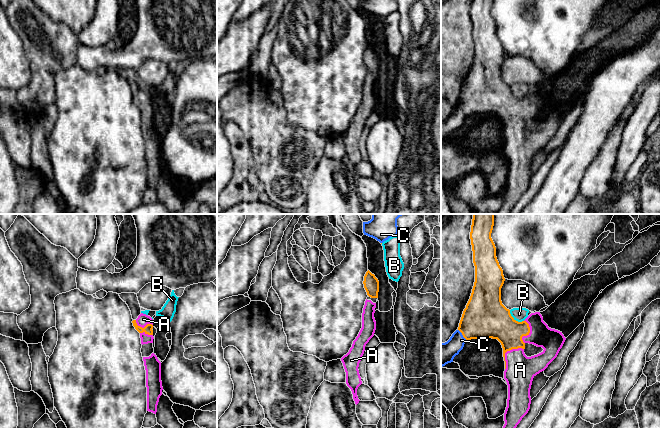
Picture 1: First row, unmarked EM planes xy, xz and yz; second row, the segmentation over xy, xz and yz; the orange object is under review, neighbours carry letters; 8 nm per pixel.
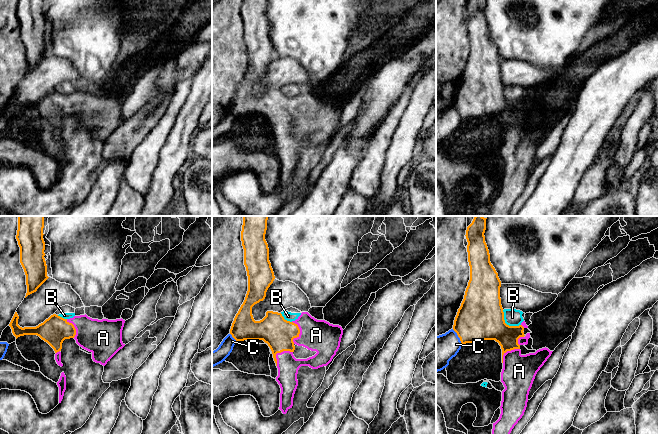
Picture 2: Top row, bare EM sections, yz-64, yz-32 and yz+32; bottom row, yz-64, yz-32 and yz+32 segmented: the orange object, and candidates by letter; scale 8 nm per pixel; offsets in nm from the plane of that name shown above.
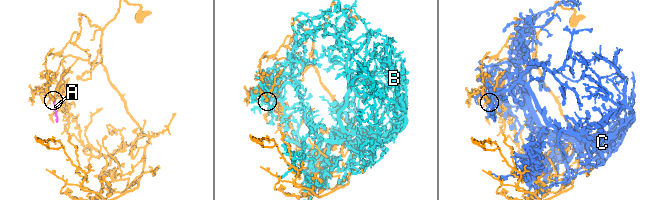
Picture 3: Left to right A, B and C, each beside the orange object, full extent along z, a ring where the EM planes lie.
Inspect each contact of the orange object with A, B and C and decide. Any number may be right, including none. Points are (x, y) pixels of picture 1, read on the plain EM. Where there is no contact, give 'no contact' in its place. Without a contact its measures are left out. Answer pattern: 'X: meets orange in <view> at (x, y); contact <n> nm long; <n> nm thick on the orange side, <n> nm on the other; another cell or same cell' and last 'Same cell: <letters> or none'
A: meets orange in yz at (506, 127); contact 220 nm long; 260 nm thick on the orange side, 240 nm on the other; same cell
B: meets orange in yz at (515, 96); contact 150 nm long; 340 nm thick on the orange side, 110 nm on the other; another cell
C: meets orange in yz at (462, 110); contact 110 nm long; 340 nm thick on the orange side, 180 nm on the other; another cell
Same cell: A

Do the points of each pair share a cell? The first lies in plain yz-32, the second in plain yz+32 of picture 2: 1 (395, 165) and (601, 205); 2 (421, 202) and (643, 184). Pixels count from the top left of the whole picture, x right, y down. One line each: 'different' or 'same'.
1: different
2: same

